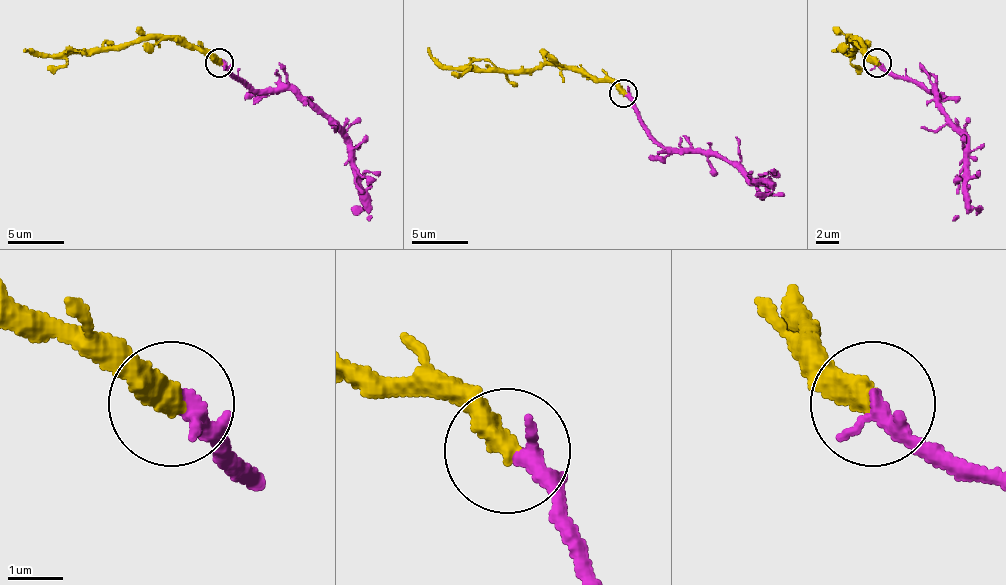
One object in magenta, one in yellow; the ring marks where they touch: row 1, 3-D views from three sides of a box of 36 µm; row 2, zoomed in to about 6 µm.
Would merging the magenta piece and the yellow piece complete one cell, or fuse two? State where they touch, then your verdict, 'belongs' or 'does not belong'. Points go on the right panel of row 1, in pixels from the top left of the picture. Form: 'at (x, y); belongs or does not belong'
at (877, 62); belongs

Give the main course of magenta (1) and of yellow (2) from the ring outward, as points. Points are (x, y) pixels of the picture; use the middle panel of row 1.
1: (625, 92), (640, 124), (659, 143), (722, 155), (745, 177), (753, 180), (773, 183), (770, 169)
2: (623, 92), (603, 78), (591, 78), (566, 67), (540, 64), (532, 70), (444, 67), (427, 47)

